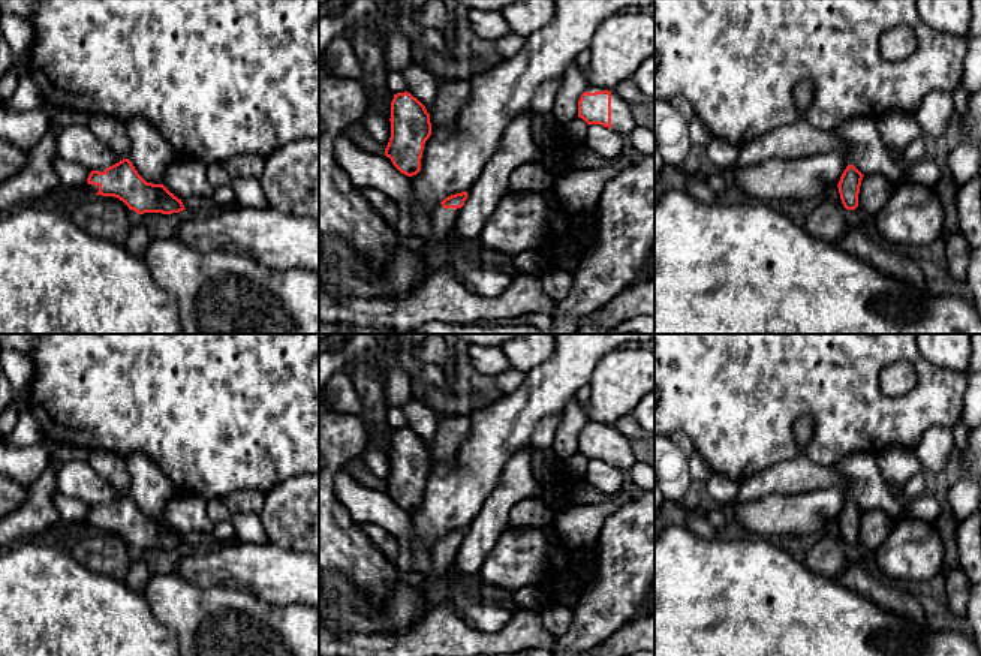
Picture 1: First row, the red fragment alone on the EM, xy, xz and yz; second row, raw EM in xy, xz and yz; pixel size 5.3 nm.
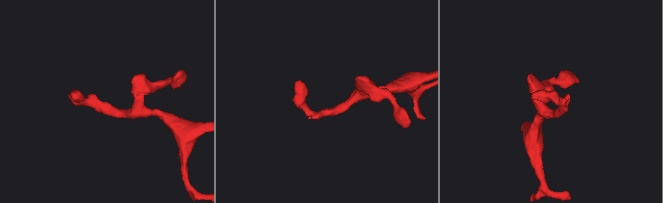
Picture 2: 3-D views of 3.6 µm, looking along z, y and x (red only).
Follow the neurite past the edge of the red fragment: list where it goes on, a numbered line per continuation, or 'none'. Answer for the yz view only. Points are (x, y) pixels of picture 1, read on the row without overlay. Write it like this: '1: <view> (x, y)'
none

